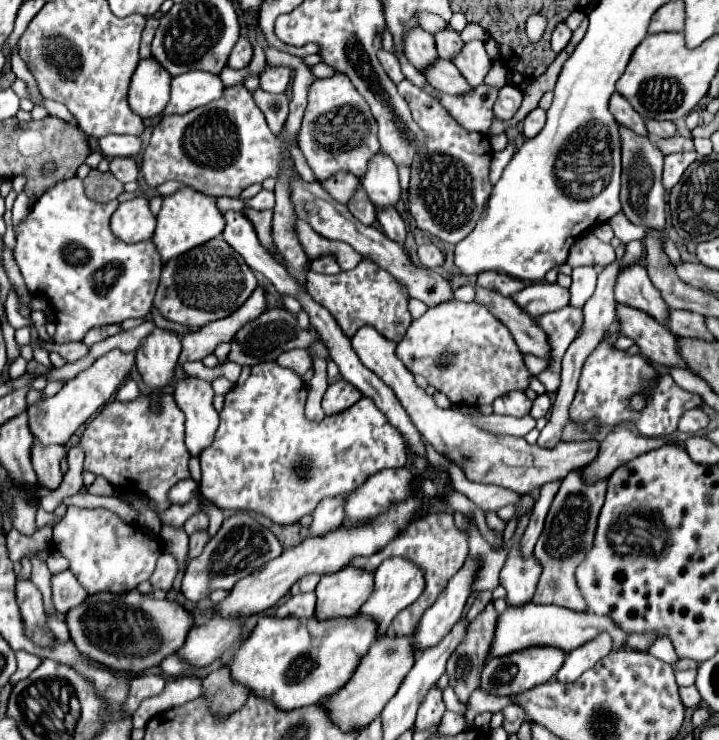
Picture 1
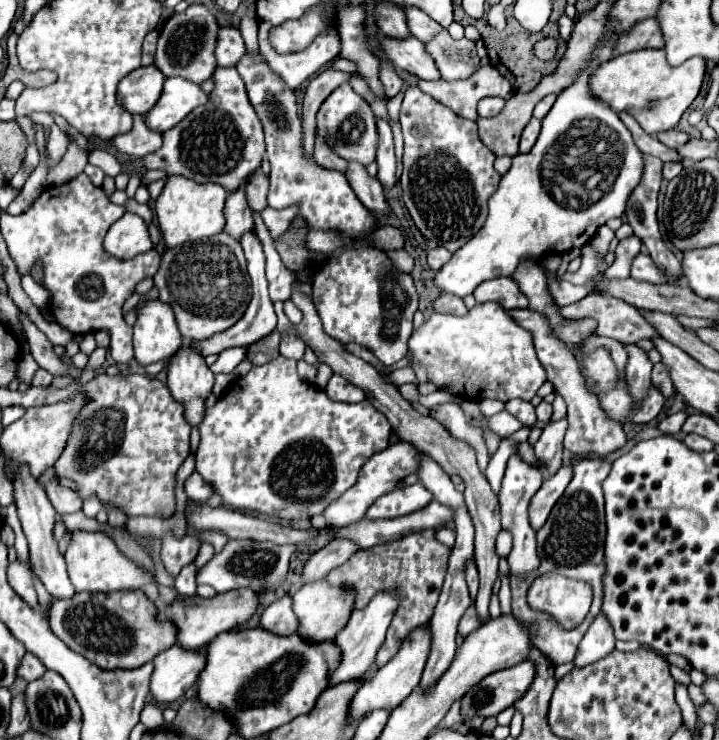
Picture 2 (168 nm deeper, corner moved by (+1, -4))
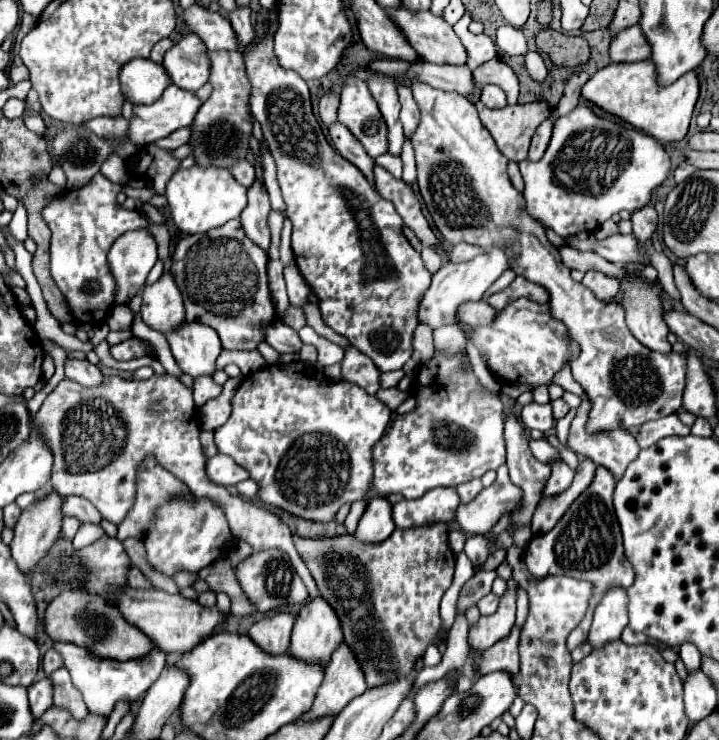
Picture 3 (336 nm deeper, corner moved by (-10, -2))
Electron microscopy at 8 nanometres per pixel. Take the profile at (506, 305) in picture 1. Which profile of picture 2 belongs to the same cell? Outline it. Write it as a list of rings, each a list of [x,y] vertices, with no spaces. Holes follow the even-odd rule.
[[[530,308],[506,310],[506,314],[510,318],[516,318],[516,322],[532,334],[538,360],[542,362],[544,370],[548,372],[548,378],[554,384],[554,388],[564,396],[564,400],[568,404],[568,434],[564,438],[564,448],[568,448],[572,454],[580,454],[580,456],[584,456],[588,452],[608,456],[610,452],[622,448],[626,444],[626,434],[624,434],[622,426],[618,422],[614,422],[612,418],[608,418],[604,414],[600,402],[596,400],[596,396],[590,394],[574,356],[570,354],[568,346],[564,346],[564,342],[560,342],[560,338],[556,338],[556,334],[552,332],[552,328],[548,324],[548,318]]]

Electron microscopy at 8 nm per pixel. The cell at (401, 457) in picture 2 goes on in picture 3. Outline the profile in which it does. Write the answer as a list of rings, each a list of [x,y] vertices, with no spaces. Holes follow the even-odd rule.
[[[437,352],[433,354],[431,360],[427,360],[419,372],[417,372],[417,378],[413,382],[413,388],[415,388],[415,400],[417,400],[417,406],[407,412],[407,414],[395,414],[395,418],[391,420],[387,432],[381,436],[381,440],[373,446],[373,464],[375,464],[375,478],[373,478],[373,494],[375,496],[387,496],[387,494],[393,494],[393,492],[399,492],[403,494],[405,498],[421,498],[425,492],[433,490],[433,488],[445,488],[445,486],[459,486],[459,484],[465,484],[473,478],[481,478],[487,470],[497,470],[501,464],[505,464],[505,440],[503,440],[503,404],[499,400],[499,394],[487,390],[479,378],[473,374],[473,368],[471,368],[471,362],[465,354],[455,354],[455,356],[445,356],[443,352]]]

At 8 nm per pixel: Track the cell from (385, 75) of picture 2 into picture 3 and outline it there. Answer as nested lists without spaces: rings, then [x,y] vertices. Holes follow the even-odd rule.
[[[399,86],[399,100],[401,100],[403,130],[405,130],[405,136],[411,138],[417,130],[417,124],[419,124],[419,108],[417,108],[417,102],[413,100],[413,94],[409,88]]]

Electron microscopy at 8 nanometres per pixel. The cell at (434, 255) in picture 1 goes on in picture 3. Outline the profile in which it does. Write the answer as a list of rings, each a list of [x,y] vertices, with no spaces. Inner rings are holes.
[[[461,242],[461,244],[453,246],[453,250],[451,250],[451,260],[453,260],[453,262],[469,262],[469,260],[473,260],[475,256],[479,256],[479,254],[483,254],[483,252],[485,252],[485,250],[479,248],[479,246]]]

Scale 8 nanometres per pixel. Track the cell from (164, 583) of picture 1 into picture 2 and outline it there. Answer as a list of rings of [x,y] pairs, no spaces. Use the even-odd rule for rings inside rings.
[[[190,532],[184,538],[176,538],[172,534],[166,534],[162,538],[162,564],[168,570],[168,574],[178,576],[178,572],[182,570],[182,566],[186,566],[188,562],[192,562],[198,554],[198,546],[200,540],[194,538]]]

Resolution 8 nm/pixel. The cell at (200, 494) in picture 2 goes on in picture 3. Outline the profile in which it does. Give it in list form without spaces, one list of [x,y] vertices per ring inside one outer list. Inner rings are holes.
[[[223,454],[209,458],[207,474],[211,476],[211,480],[215,484],[223,484],[223,486],[235,486],[249,478],[249,472],[243,466],[239,466],[235,460],[231,460],[229,456],[223,456]]]

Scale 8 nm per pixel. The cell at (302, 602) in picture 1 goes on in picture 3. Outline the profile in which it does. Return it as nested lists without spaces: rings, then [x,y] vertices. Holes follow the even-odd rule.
[[[275,612],[261,618],[249,628],[249,638],[267,654],[283,654],[289,648],[295,616],[287,612]]]

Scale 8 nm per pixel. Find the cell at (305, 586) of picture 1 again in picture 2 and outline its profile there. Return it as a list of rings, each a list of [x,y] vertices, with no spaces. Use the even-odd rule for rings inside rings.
[[[330,542],[322,550],[310,554],[310,558],[304,564],[302,578],[306,584],[322,580],[332,568],[344,564],[352,552],[356,552],[358,546],[352,546],[352,542]]]

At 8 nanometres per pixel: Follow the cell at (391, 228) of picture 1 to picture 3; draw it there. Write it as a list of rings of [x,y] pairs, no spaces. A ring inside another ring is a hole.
[[[333,122],[329,126],[329,134],[331,134],[331,142],[335,146],[335,150],[347,158],[349,162],[353,162],[361,172],[365,172],[365,176],[373,182],[371,176],[371,166],[373,166],[373,158],[367,156],[367,152],[363,150],[363,146],[359,144],[359,140],[355,140],[355,136],[351,136],[349,128],[343,126],[341,122]]]

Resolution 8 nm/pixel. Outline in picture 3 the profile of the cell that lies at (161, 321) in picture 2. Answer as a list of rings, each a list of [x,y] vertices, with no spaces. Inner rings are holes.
[[[163,272],[157,282],[143,288],[141,316],[147,326],[163,334],[181,326],[185,320],[185,308],[181,292],[175,284],[175,276],[171,272]]]

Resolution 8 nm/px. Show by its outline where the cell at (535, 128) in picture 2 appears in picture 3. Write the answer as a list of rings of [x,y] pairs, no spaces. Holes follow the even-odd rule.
[[[545,120],[537,128],[537,132],[535,132],[533,140],[531,140],[531,148],[529,148],[529,158],[531,160],[541,160],[543,158],[547,146],[549,146],[549,140],[551,140],[551,132],[553,132],[553,124],[549,120]]]

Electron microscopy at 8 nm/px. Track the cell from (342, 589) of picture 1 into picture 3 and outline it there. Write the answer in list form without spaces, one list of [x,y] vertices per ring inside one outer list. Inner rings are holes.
[[[317,596],[313,600],[307,600],[307,604],[301,608],[295,620],[295,626],[293,626],[291,644],[287,652],[291,652],[291,656],[295,656],[297,660],[319,664],[321,668],[327,668],[331,654],[341,646],[341,642],[343,642],[343,632],[341,632],[339,618],[335,616],[335,612],[331,612],[331,606],[327,604],[327,600]]]

